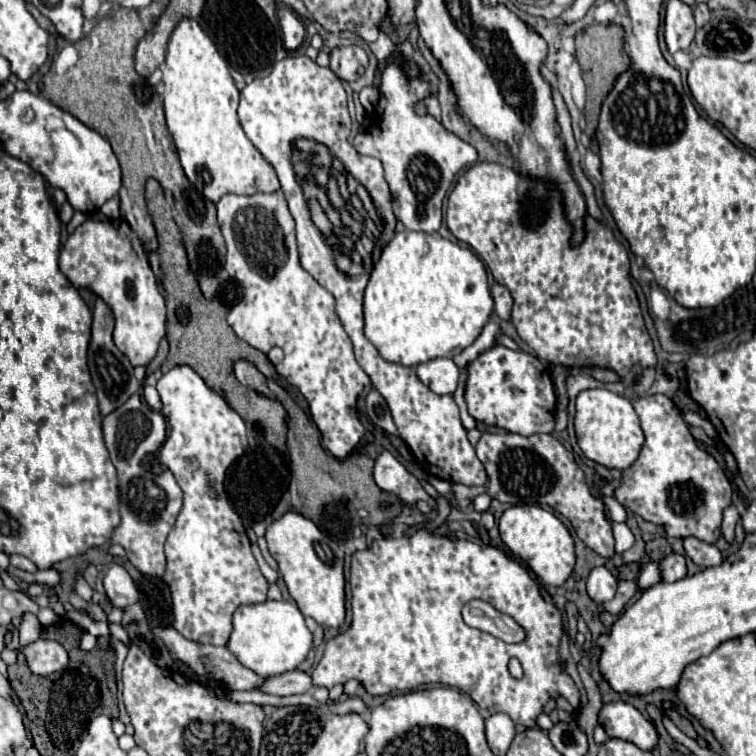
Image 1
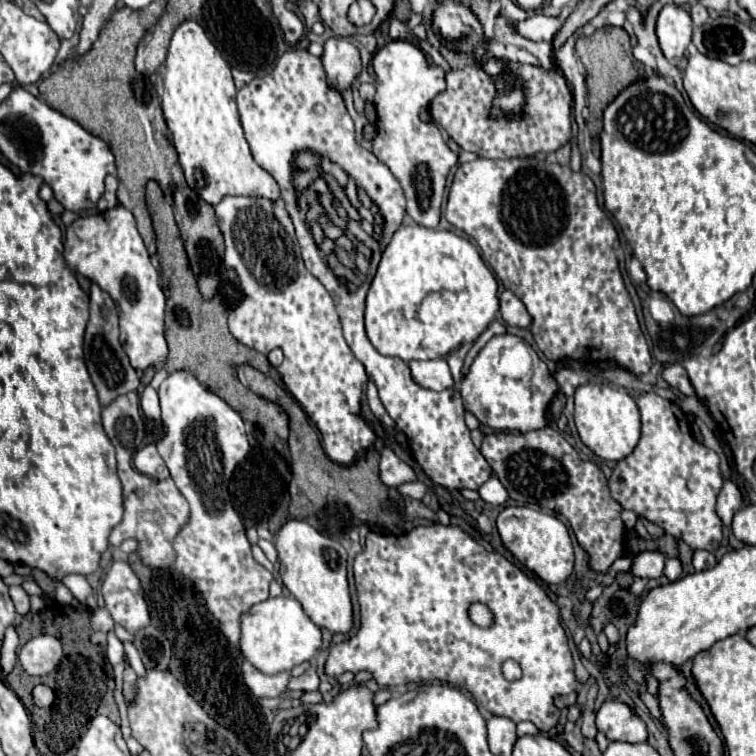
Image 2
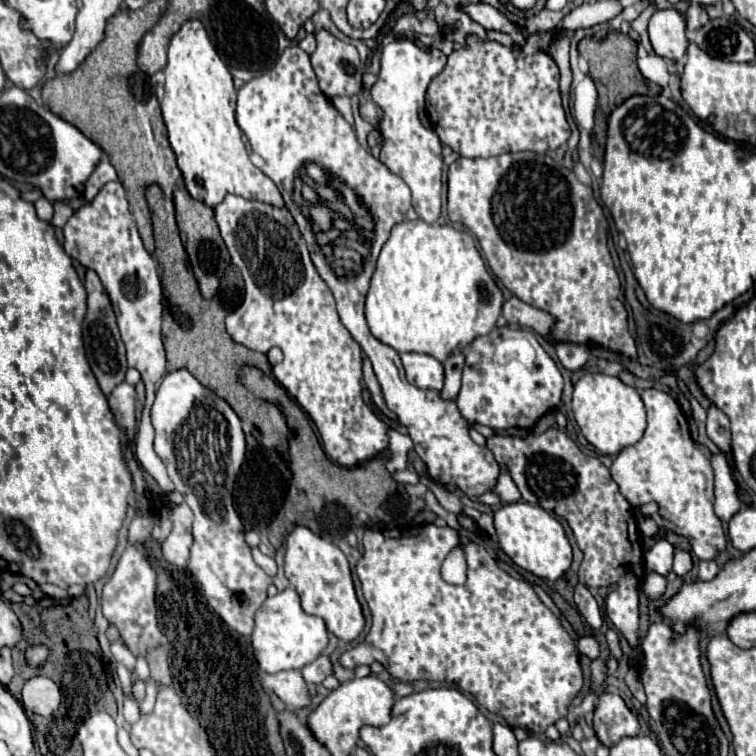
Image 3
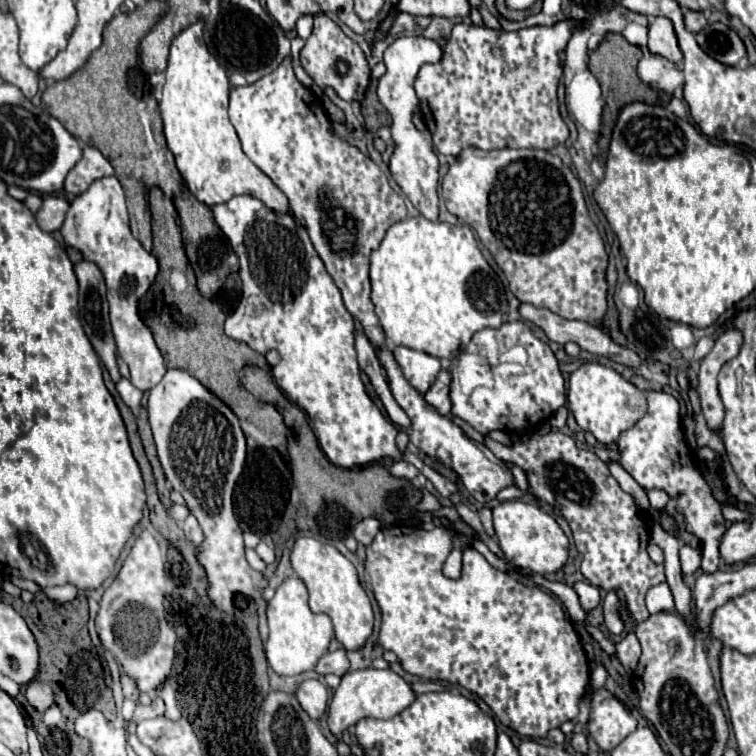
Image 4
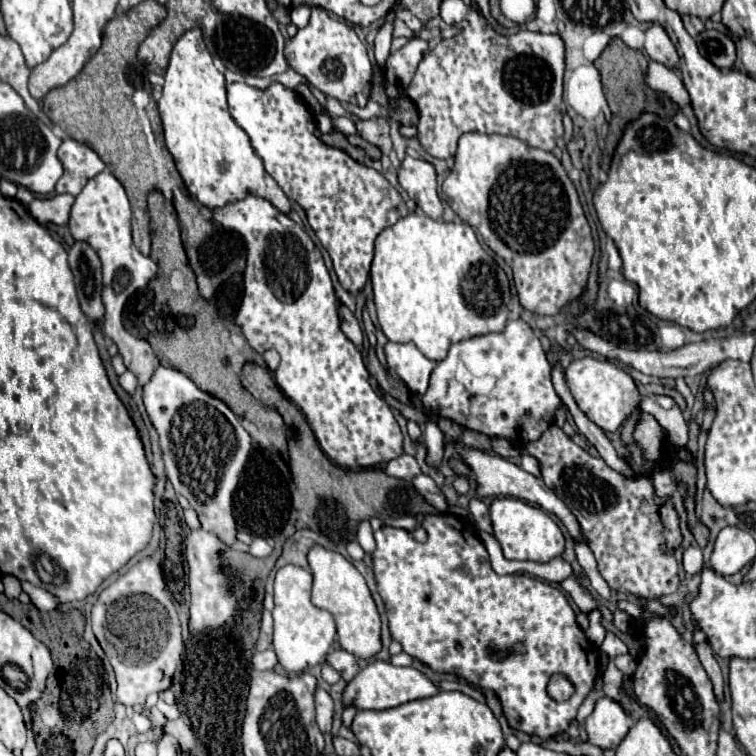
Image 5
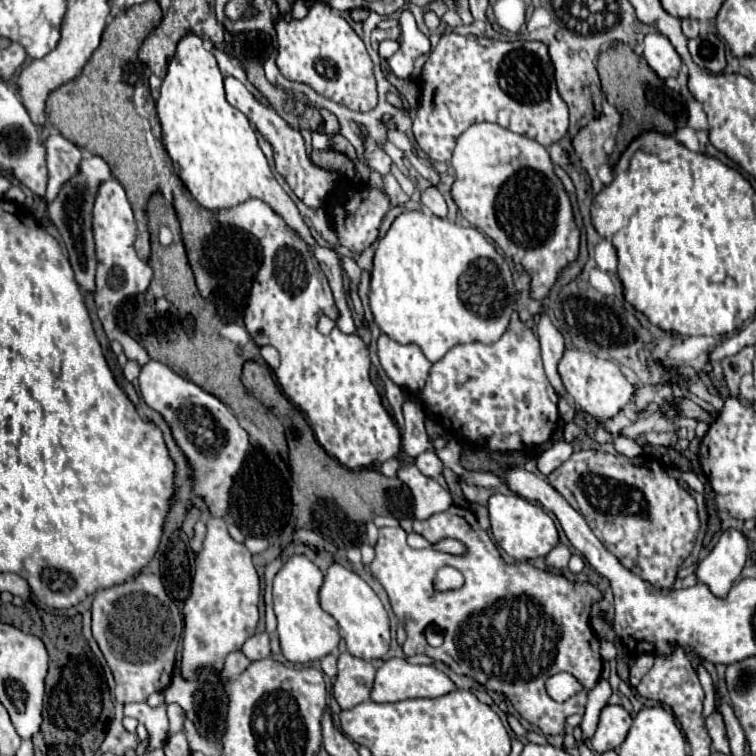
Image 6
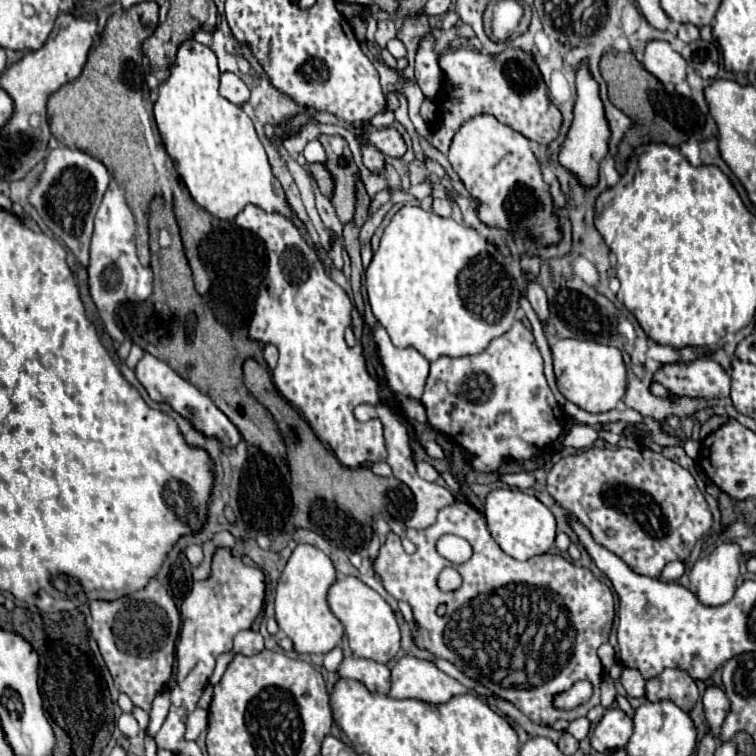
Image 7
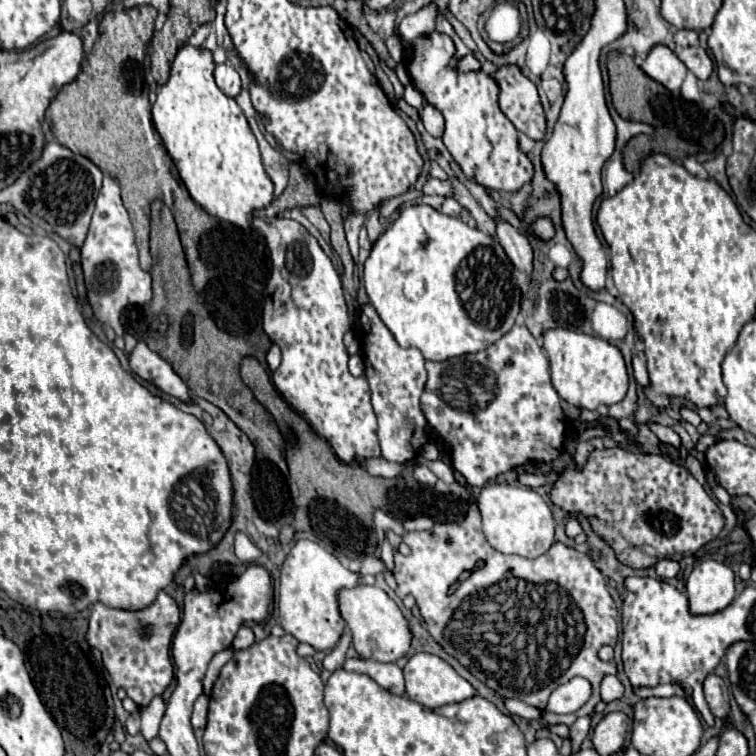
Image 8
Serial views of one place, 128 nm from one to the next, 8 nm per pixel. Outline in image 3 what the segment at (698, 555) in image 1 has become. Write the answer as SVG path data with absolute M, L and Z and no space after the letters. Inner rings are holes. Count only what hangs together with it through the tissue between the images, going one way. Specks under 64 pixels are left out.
M700 560L700 566L698 566L700 580L712 580L716 572L718 572L718 564L714 560Z

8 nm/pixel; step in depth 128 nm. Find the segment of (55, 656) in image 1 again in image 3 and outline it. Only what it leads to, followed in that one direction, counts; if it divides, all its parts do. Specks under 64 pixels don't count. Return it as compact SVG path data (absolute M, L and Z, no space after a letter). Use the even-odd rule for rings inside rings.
M32 644L26 648L26 664L44 666L50 656L50 648L46 644Z

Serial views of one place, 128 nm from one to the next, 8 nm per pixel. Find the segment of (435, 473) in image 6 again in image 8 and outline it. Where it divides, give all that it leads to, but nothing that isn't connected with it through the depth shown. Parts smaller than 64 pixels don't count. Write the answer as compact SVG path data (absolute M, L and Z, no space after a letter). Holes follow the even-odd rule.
M416 466L414 468L414 478L422 484L428 484L428 486L434 486L438 482L438 478L432 474L432 470L428 466Z

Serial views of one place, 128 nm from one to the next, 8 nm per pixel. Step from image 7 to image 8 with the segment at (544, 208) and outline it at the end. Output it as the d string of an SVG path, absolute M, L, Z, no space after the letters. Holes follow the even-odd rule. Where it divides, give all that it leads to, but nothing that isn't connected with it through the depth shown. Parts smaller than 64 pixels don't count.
M428 4L424 8L420 8L414 14L408 14L402 22L400 22L400 34L402 38L410 44L412 48L412 56L406 60L408 72L412 76L412 82L416 84L416 88L426 96L428 104L436 106L446 120L446 130L444 130L444 144L448 148L448 152L452 154L452 158L458 162L458 166L462 168L464 176L474 182L484 186L486 190L496 190L496 192L504 192L504 194L514 194L518 190L522 190L522 186L526 182L532 182L534 178L534 166L530 162L530 158L520 150L518 146L518 132L514 128L514 124L500 112L496 100L498 100L498 88L496 82L492 80L490 74L484 72L456 72L454 68L448 68L450 60L454 58L454 44L448 36L442 36L436 32L434 28L434 4ZM430 32L430 38L422 38L422 34Z

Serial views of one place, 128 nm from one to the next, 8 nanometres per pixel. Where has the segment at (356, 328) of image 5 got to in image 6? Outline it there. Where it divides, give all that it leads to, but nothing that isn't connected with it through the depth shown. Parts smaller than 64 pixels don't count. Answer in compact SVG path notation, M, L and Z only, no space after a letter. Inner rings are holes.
M186 34L178 42L176 54L168 64L168 72L160 88L160 98L156 102L158 118L162 124L162 142L168 156L174 162L178 176L182 178L188 192L204 208L214 212L242 204L248 198L260 198L266 204L270 204L286 220L286 224L294 228L302 236L302 240L312 246L314 256L334 292L338 320L335 322L326 315L321 316L317 326L319 332L329 334L335 326L338 326L346 334L356 334L352 312L346 304L346 290L342 286L342 270L338 266L338 254L328 248L320 248L314 242L302 216L298 214L296 204L276 182L266 156L258 146L254 128L248 124L242 112L238 112L226 102L222 80L224 78L220 74L216 58L212 56L212 52L204 48L202 38L196 34Z

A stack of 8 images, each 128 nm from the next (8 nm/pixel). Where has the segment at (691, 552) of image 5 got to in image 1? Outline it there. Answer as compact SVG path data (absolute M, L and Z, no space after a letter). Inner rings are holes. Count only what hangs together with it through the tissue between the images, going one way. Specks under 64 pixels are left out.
M670 554L660 560L660 574L662 582L676 582L680 578L688 576L686 568L686 558L682 554Z

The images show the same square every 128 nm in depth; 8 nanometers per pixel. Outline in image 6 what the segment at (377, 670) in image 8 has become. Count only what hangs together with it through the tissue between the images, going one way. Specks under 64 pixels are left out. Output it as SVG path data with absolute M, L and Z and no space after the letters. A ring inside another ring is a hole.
M348 652L338 656L338 676L334 684L334 698L342 710L350 710L356 704L362 704L370 696L374 666L366 660L360 660Z

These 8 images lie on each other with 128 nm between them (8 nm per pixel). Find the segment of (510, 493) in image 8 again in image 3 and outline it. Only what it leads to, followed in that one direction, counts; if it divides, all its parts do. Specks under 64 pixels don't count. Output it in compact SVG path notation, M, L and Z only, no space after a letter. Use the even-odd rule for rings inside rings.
M528 502L506 504L494 512L494 526L500 540L500 548L524 570L532 572L538 578L546 578L556 582L564 576L564 572L572 564L572 548L564 534L562 524L552 518L540 506L532 506Z

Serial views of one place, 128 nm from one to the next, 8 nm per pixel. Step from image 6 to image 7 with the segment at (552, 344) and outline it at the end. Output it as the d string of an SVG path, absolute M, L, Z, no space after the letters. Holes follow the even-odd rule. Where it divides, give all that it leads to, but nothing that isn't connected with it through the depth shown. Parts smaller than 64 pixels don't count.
M526 276L526 280L528 280L528 284L526 284L526 298L530 300L530 304L532 304L534 312L538 314L538 318L540 318L542 322L548 322L550 312L548 312L546 292L544 292L542 286L540 286L538 282L534 282L530 276Z

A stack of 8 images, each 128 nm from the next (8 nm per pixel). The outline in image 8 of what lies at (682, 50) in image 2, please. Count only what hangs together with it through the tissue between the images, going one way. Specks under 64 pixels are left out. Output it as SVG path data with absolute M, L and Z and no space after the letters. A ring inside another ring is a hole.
M654 46L650 50L650 54L646 56L642 70L654 78L656 82L660 82L662 86L666 86L672 94L676 94L686 78L686 68L680 62L680 58L668 48L668 46Z

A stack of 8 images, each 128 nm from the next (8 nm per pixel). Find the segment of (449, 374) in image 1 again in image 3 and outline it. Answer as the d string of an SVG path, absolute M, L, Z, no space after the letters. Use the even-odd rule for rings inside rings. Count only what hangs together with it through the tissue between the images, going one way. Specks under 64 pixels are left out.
M402 354L402 364L410 384L418 388L442 388L444 386L444 366L426 354Z

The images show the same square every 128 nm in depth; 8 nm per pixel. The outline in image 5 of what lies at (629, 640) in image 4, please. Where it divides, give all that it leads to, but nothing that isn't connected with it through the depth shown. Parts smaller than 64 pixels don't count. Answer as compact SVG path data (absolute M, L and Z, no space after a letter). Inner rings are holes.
M606 638L604 644L602 644L602 650L604 650L610 658L614 658L614 656L618 656L618 654L628 654L628 646L626 646L620 638Z

